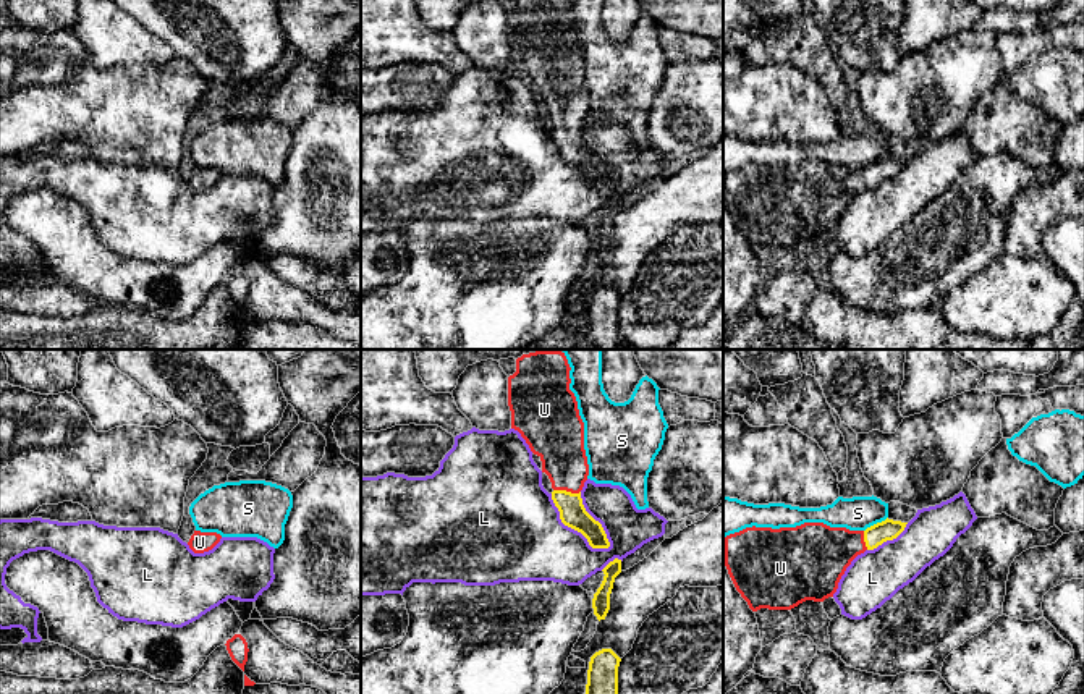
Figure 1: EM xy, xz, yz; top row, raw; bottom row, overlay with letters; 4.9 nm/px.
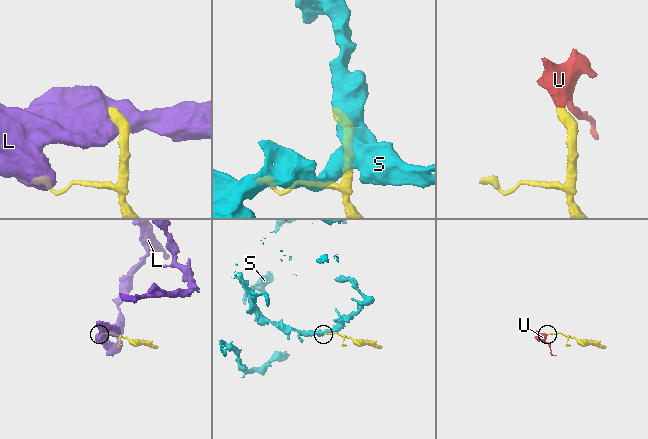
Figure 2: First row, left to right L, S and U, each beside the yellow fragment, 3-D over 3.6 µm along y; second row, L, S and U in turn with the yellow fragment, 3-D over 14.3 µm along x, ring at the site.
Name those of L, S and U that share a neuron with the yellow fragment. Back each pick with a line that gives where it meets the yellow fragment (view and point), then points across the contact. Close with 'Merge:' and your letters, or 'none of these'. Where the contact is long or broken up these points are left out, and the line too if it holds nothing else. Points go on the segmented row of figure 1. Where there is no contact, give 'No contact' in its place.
U: Touches yellow at xz (567, 492). Path across: xz (570, 505), (567, 492), (567, 465), (560, 444)
Merge: U

